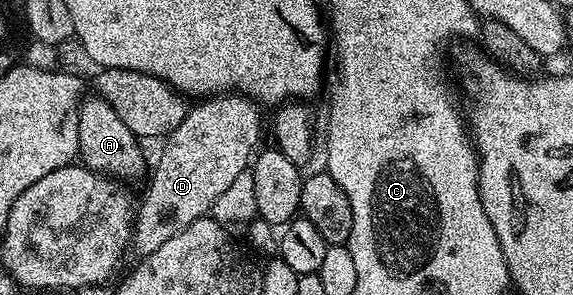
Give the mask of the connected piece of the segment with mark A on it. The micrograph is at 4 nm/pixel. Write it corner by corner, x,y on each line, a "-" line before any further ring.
91,95
79,107
79,122
77,123
77,139
79,140
78,160
95,173
102,173
108,178
120,183
135,181
146,174
149,161
143,158
140,138
125,127
121,115
113,111
113,107
102,95

